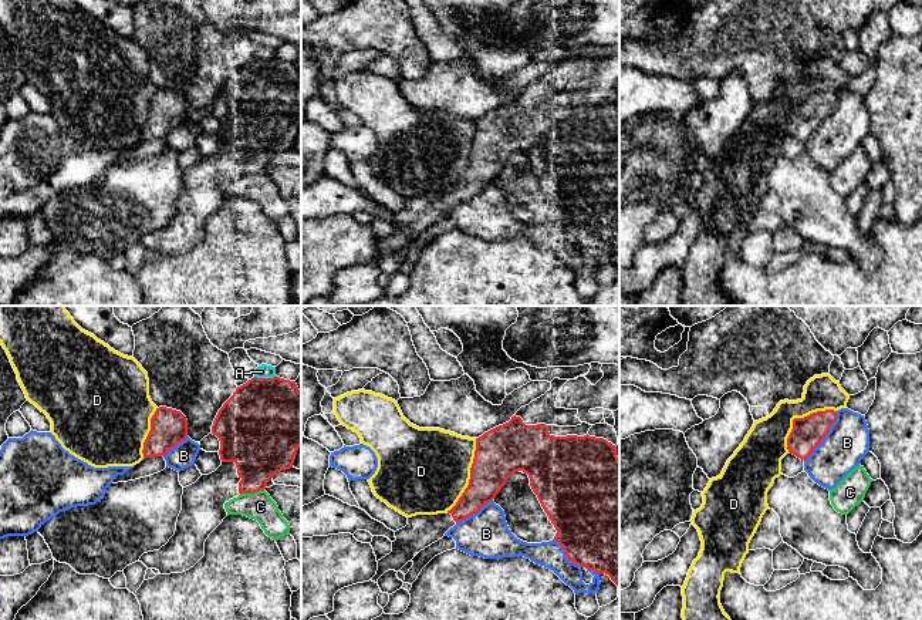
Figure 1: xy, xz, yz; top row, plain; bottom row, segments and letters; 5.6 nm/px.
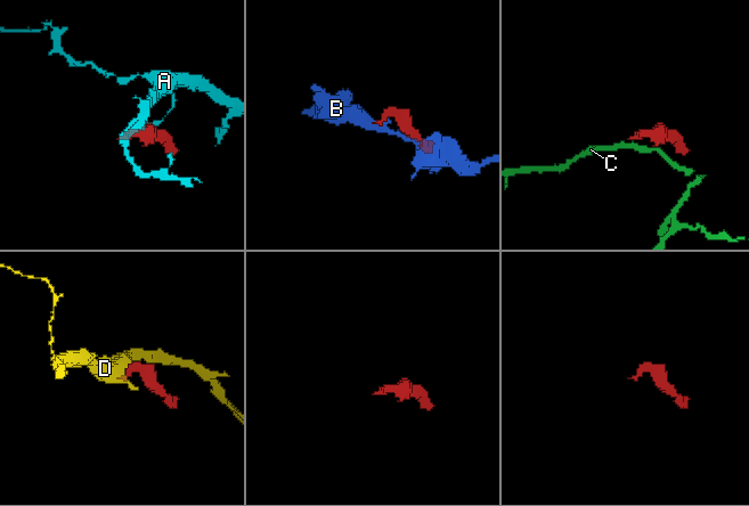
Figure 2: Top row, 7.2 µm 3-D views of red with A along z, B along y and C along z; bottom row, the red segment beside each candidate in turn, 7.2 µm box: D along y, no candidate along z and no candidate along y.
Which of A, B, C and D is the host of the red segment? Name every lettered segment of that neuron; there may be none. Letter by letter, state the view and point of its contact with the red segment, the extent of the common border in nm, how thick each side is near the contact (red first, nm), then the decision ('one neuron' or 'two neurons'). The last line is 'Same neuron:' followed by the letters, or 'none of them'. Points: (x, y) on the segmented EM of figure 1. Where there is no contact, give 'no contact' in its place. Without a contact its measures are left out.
A: meets red in xy at (264, 378); contact 130 nm long; 480 nm thick on the red side, 80 nm on the other; two neurons
B: meets red in yz at (826, 435); contact 340 nm long; 180 nm thick on the red side, 240 nm on the other; two neurons
C: meets red in xy at (252, 492); contact 140 nm long; 320 nm thick on the red side, 160 nm on the other; two neurons
D: meets red in yz at (799, 418); contact 360 nm long; 180 nm thick on the red side, 240 nm on the other; two neurons
Same neuron: none of them

